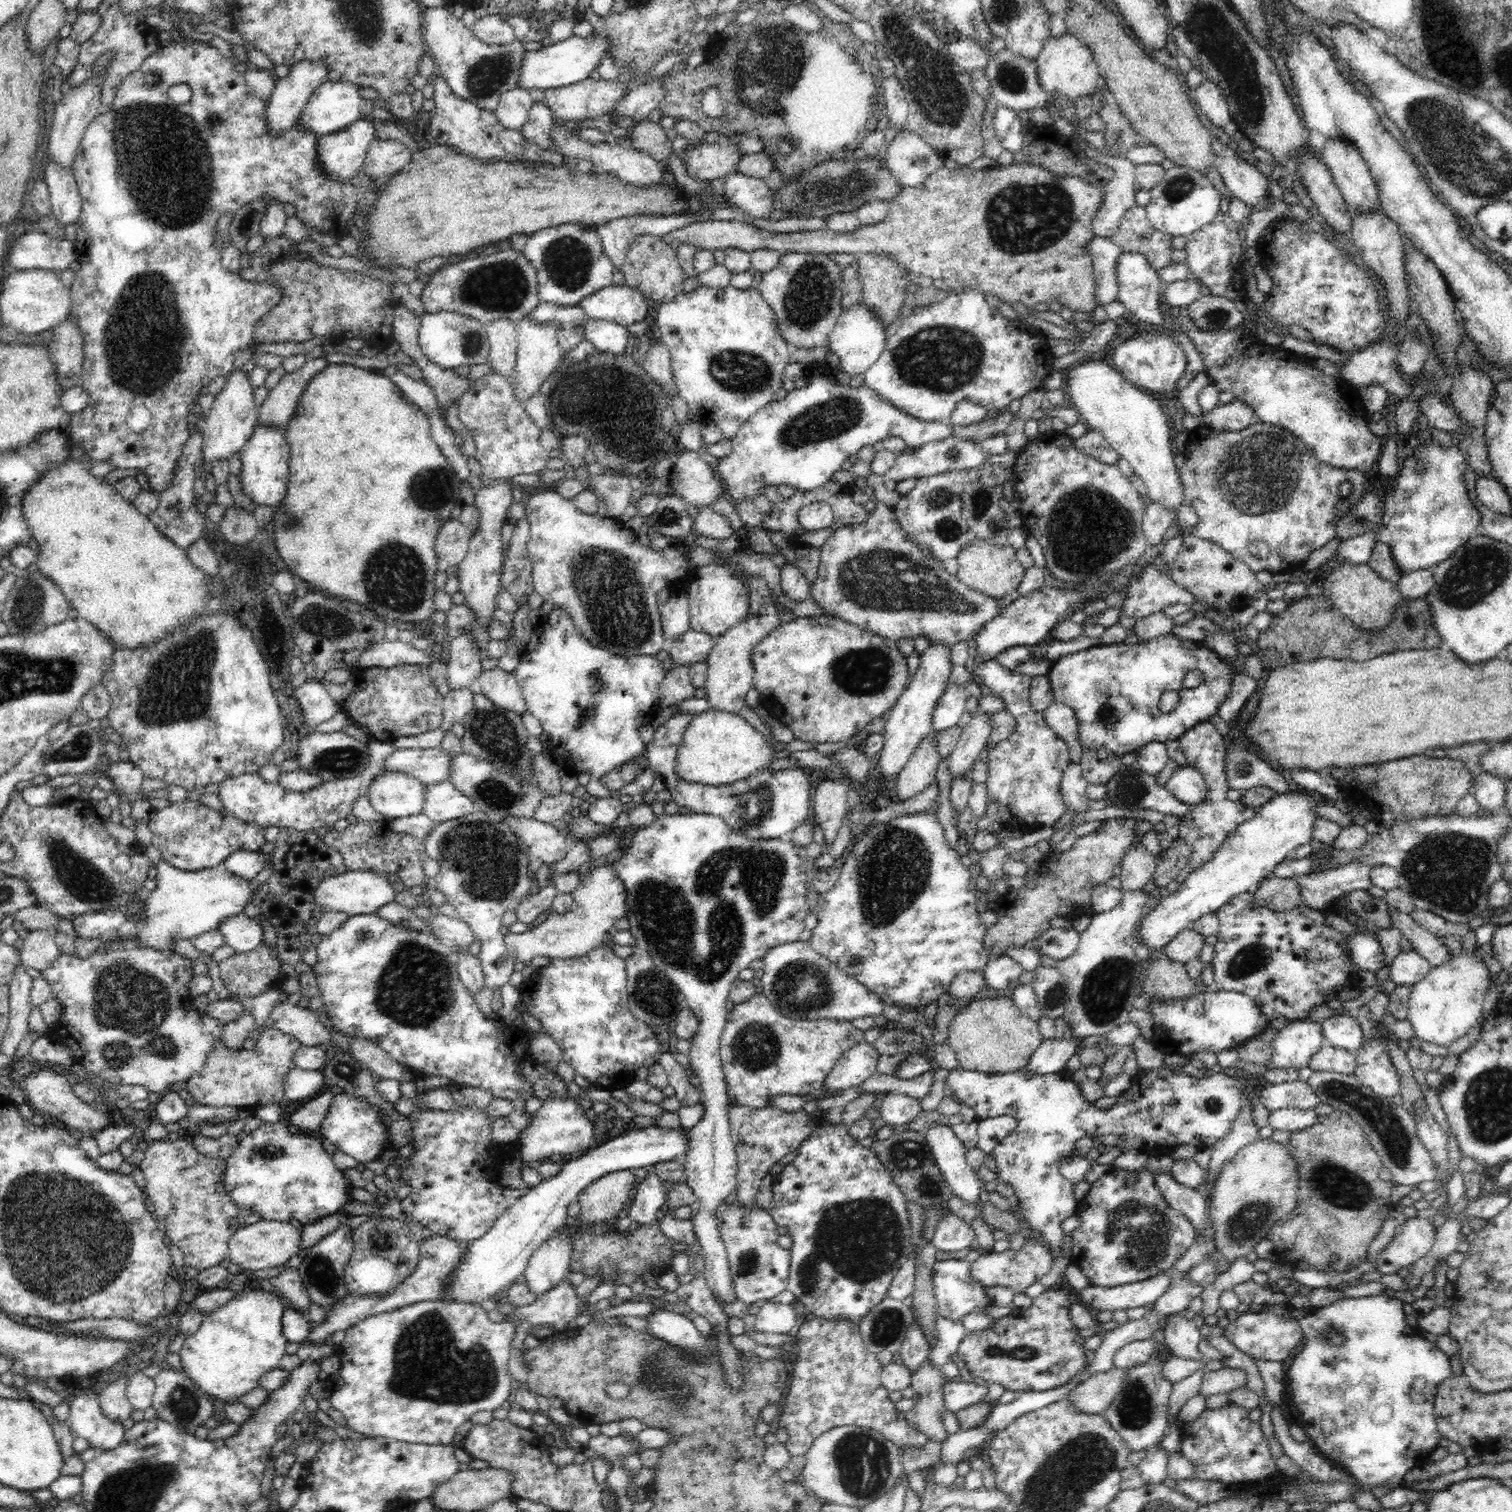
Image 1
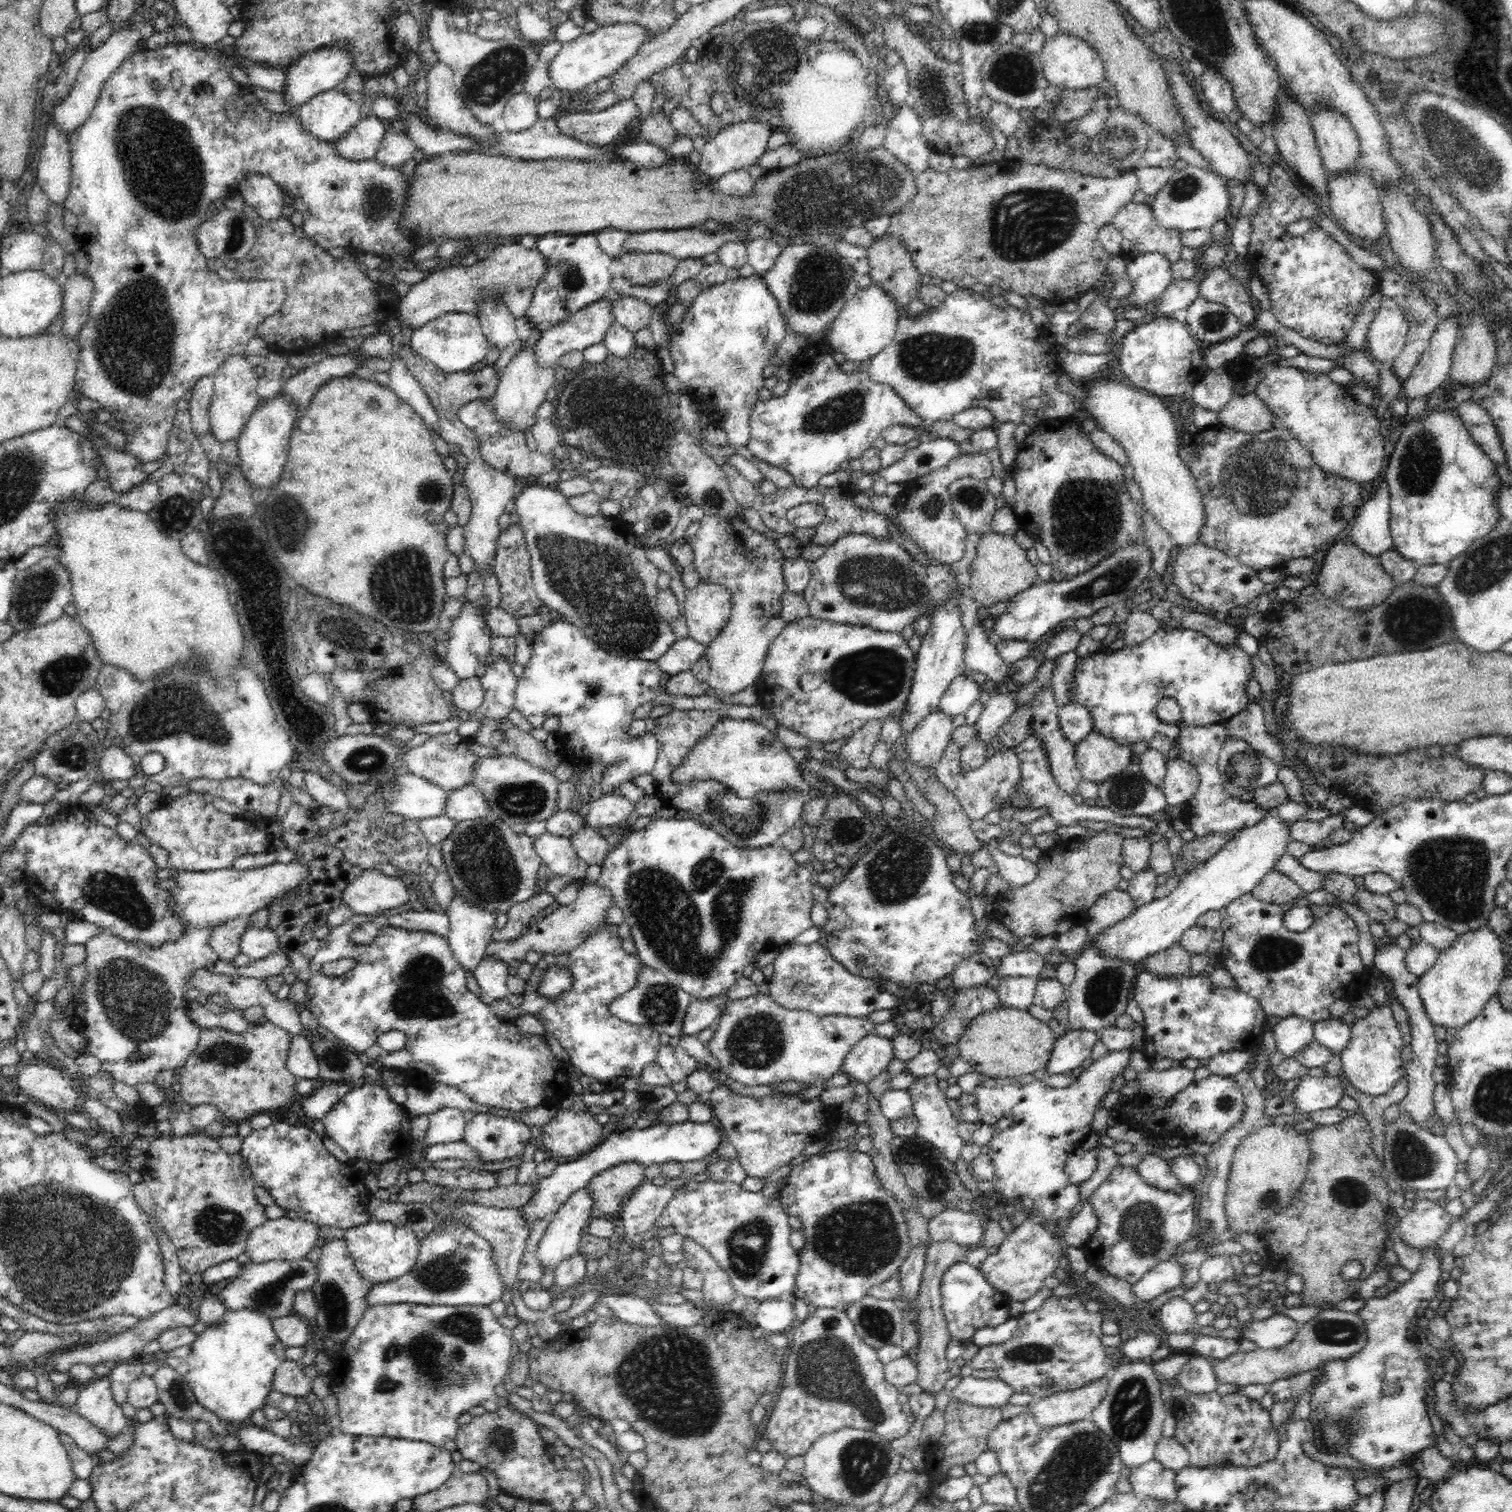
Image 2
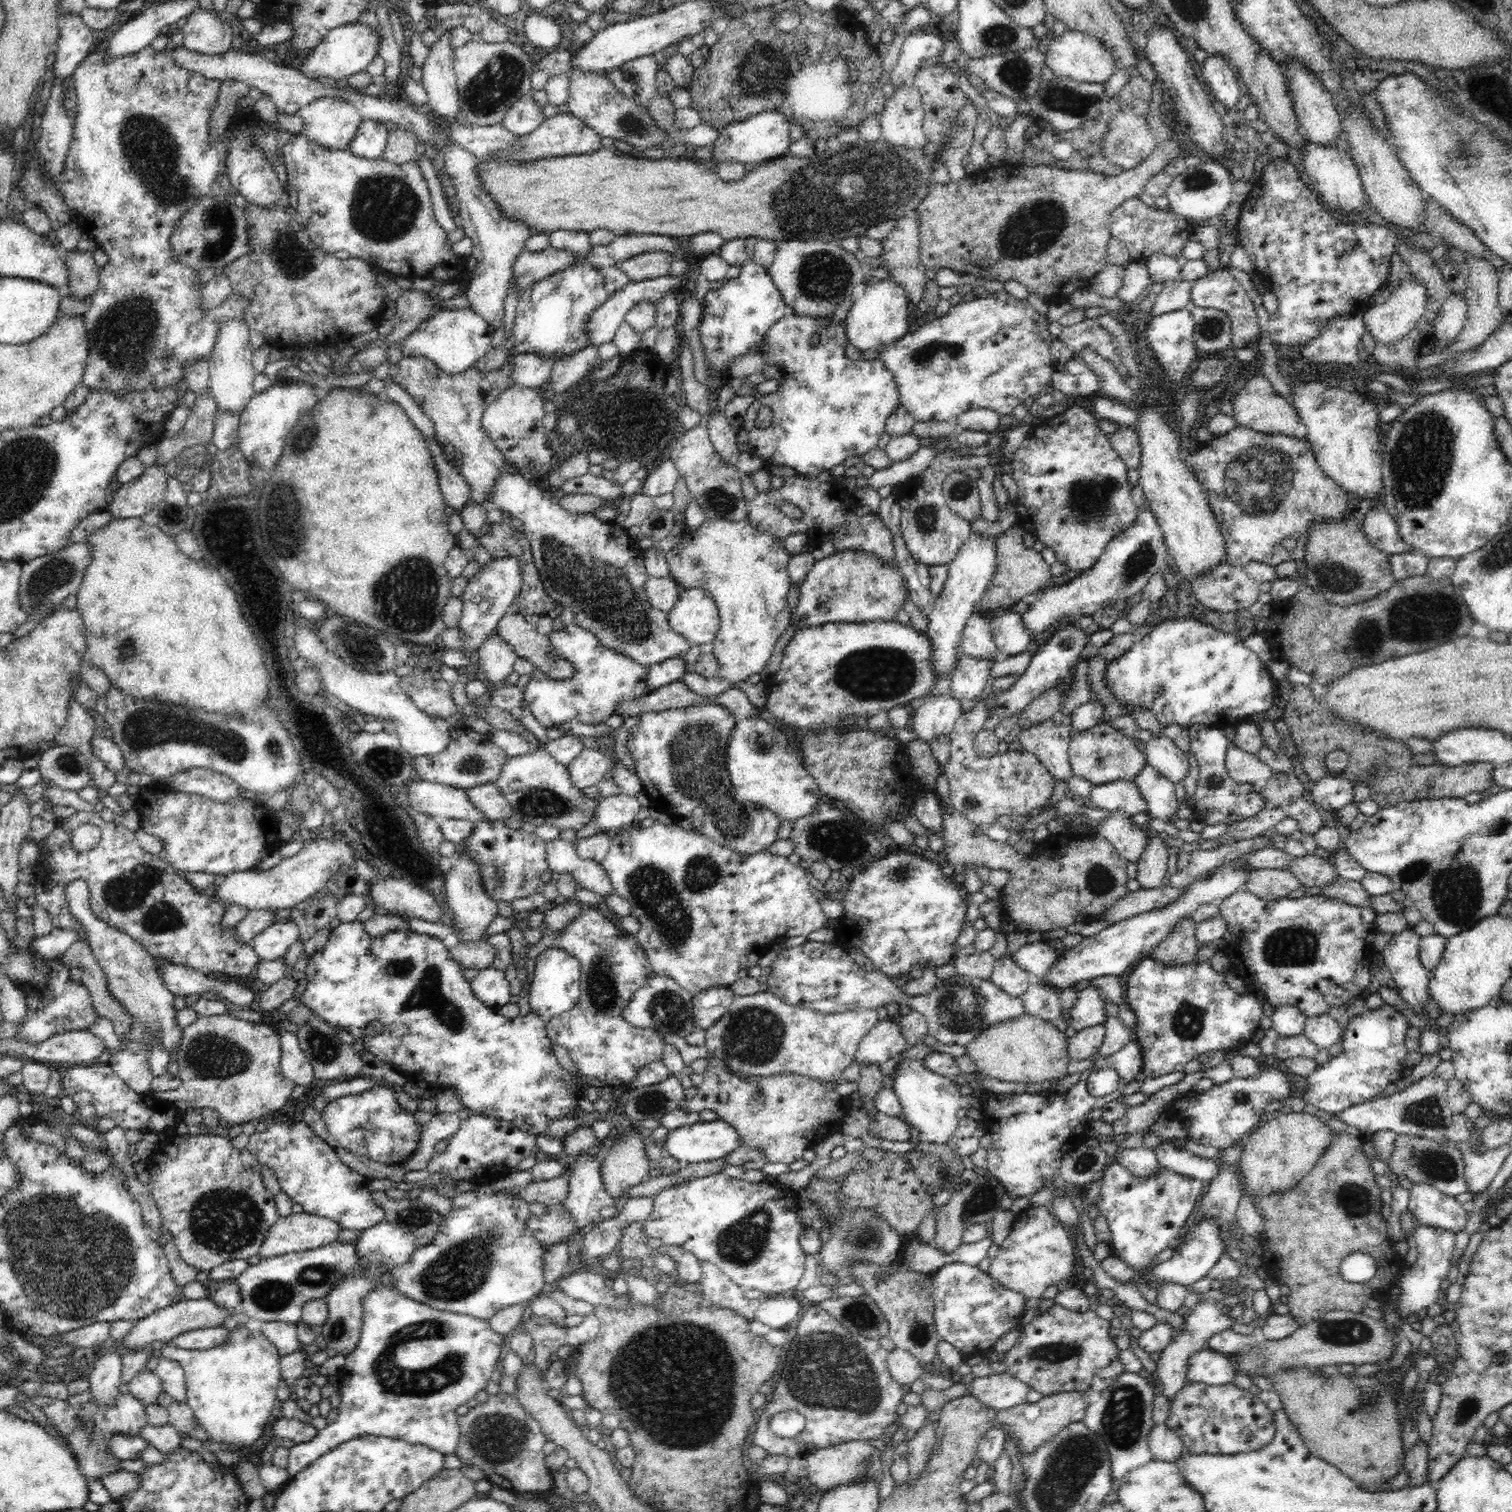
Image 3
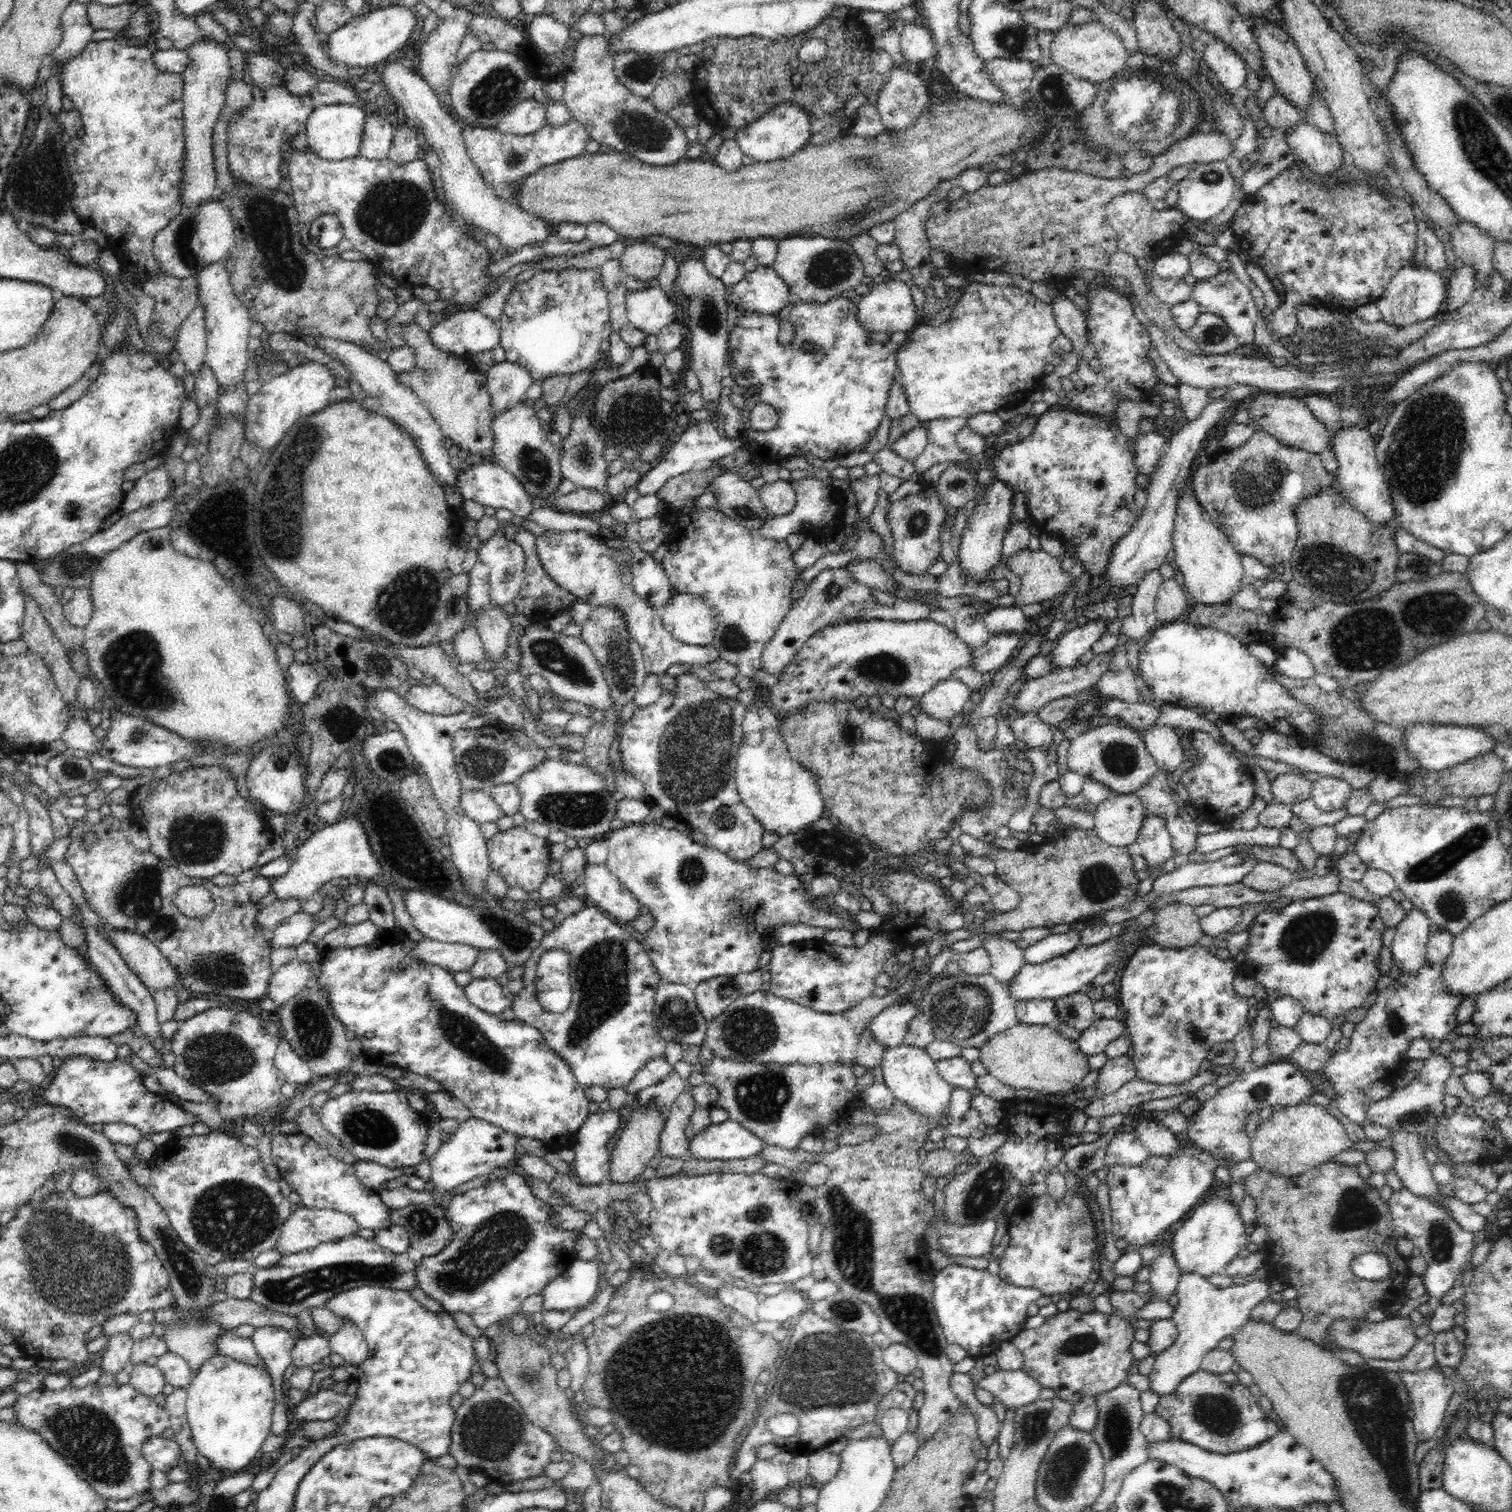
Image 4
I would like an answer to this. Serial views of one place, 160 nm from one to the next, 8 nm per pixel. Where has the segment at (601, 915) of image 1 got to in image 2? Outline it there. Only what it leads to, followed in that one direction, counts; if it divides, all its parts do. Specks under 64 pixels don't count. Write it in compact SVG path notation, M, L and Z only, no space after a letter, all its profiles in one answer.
M584 882L582 888L578 890L576 901L570 905L556 908L552 914L547 915L543 920L530 927L526 934L510 940L510 942L490 942L487 947L486 959L494 959L507 964L518 960L525 961L526 954L530 951L544 954L564 955L577 948L578 944L588 936L588 933L594 932L598 926L604 926L607 921L606 912L610 906L613 906L613 896L608 888L603 884L591 884Z

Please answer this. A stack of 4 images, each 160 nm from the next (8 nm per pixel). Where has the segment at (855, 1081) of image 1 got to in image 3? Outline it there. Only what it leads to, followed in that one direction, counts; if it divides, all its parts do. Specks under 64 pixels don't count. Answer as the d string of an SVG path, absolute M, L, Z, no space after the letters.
M894 1022L874 1024L867 1036L860 1041L855 1054L856 1064L884 1064L896 1058L907 1047L902 1027Z

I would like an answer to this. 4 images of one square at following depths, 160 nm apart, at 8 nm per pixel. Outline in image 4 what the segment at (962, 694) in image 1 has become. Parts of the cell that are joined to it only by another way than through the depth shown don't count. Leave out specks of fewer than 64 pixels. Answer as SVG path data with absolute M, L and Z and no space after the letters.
M1017 632L992 634L982 646L974 649L974 670L982 674L996 672L1016 654L1016 644L1022 635Z

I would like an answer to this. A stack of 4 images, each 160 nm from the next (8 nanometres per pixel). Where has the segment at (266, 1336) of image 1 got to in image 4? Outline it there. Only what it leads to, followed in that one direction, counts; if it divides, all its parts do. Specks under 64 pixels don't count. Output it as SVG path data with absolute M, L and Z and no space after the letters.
M219 1355L190 1380L186 1387L186 1409L193 1446L218 1470L244 1470L271 1434L277 1396L269 1371Z

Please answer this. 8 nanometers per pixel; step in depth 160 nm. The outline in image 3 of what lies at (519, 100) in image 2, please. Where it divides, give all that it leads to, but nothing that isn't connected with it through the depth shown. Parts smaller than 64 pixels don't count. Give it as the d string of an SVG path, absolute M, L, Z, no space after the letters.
M531 93L525 94L508 109L501 123L510 133L522 137L534 132L545 119L542 109Z

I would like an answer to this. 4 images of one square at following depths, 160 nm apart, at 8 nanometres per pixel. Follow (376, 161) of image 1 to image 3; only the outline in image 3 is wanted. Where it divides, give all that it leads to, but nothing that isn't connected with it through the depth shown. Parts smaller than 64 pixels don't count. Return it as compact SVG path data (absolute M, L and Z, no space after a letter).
M399 126L391 127L381 158L398 165L416 160L419 154L416 143L411 132Z

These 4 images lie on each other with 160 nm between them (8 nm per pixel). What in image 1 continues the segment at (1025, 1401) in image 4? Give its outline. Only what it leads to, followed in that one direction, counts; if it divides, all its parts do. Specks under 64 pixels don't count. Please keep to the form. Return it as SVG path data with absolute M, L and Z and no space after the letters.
M948 1381L944 1384L945 1408L956 1413L974 1404L985 1402L984 1398L989 1395L987 1387L987 1384L979 1381L973 1383Z

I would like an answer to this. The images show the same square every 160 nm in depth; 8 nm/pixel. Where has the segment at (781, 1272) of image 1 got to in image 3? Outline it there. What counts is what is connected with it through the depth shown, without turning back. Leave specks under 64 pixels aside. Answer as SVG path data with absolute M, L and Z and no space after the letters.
M725 1173L711 1174L710 1176L700 1177L688 1182L683 1182L680 1185L672 1186L658 1193L652 1200L652 1212L649 1213L648 1218L644 1221L644 1231L647 1237L653 1239L660 1239L664 1245L676 1245L682 1247L684 1252L691 1252L695 1254L701 1261L708 1261L716 1265L720 1272L723 1272L728 1278L742 1286L744 1289L760 1290L764 1292L764 1296L768 1294L789 1295L789 1293L800 1282L800 1278L804 1274L805 1256L806 1254L800 1248L800 1230L804 1227L796 1219L796 1211L798 1210L799 1191L787 1187L776 1188L765 1180L760 1182L749 1182L738 1178L729 1177Z

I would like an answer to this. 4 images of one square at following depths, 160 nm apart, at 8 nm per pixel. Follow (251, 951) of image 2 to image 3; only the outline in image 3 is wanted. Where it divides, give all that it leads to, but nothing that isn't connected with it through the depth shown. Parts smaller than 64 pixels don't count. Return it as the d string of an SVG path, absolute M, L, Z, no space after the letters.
M283 921L281 924L272 924L266 931L258 934L251 946L256 950L256 956L260 958L260 962L278 960L284 957L299 936L298 925Z

